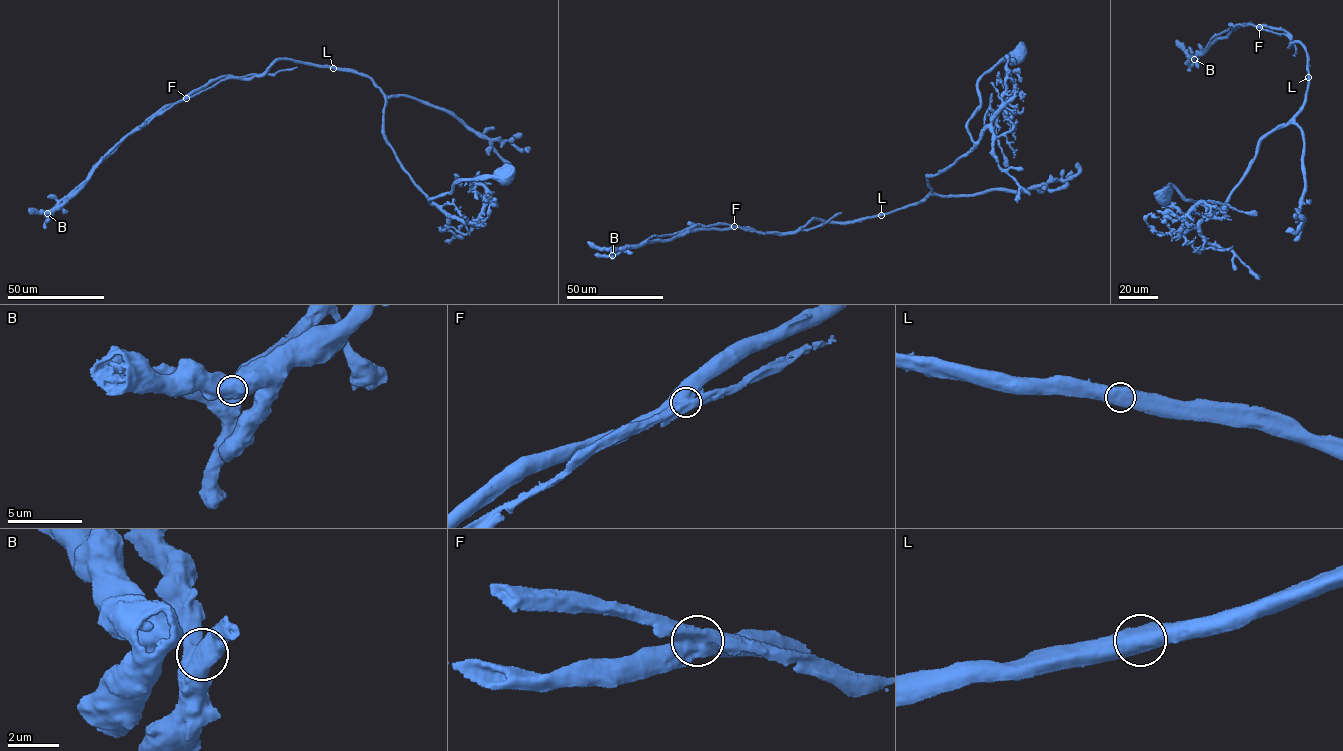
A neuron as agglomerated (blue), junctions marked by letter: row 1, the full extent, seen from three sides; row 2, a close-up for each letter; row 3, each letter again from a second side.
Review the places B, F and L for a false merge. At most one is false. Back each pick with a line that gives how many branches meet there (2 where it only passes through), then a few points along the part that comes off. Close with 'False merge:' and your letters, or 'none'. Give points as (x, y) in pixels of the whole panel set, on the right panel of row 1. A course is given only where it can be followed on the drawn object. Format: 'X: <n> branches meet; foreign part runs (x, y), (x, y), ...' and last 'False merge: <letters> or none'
F: 2 branches meet; foreign part runs (1259, 27), (1249, 24), (1230, 27), (1213, 37), (1193, 58), (1189, 47)
False merge: F

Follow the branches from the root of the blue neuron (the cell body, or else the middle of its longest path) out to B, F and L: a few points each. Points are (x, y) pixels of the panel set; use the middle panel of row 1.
B: (1019, 56), (983, 74), (974, 148), (928, 174), (930, 194), (915, 203), (791, 232), (697, 228), (612, 255)
F: (1019, 56), (983, 74), (974, 148), (928, 174), (929, 196), (791, 232), (734, 226)
L: (1019, 56), (998, 62), (978, 83), (981, 102), (967, 126), (974, 148), (928, 174), (929, 196), (881, 215)

